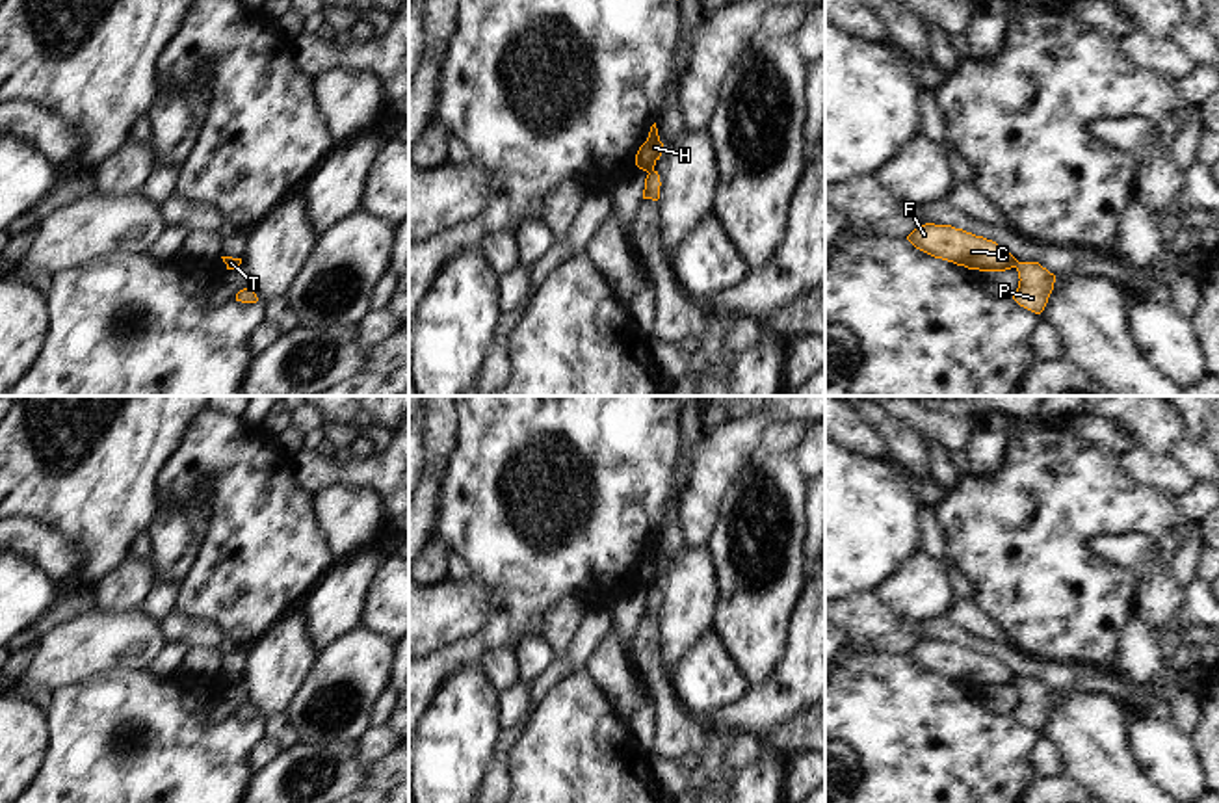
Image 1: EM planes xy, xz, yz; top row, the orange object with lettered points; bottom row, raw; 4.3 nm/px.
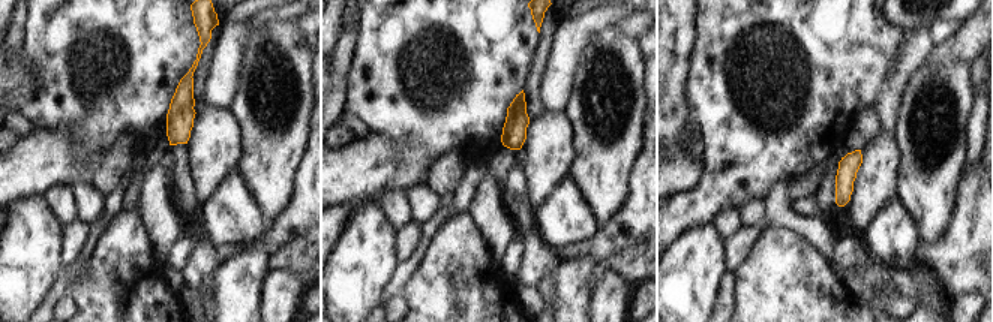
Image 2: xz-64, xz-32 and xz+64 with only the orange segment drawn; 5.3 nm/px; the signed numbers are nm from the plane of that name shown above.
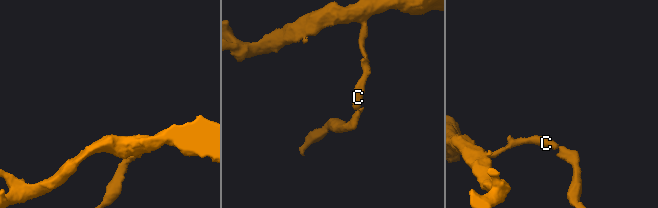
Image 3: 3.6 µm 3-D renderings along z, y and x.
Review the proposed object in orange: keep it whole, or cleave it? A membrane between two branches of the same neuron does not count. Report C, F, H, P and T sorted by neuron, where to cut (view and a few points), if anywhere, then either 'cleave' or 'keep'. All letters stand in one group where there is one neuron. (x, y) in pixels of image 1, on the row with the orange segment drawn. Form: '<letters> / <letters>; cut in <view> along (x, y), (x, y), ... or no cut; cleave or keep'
C F H T / P; cut in xz along (653, 170), (649, 173); cleave

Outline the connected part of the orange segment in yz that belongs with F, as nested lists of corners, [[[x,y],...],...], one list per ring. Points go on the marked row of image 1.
[[[918,225],[907,240],[920,251],[979,271],[1005,271],[1018,260],[1002,245],[951,225]]]

